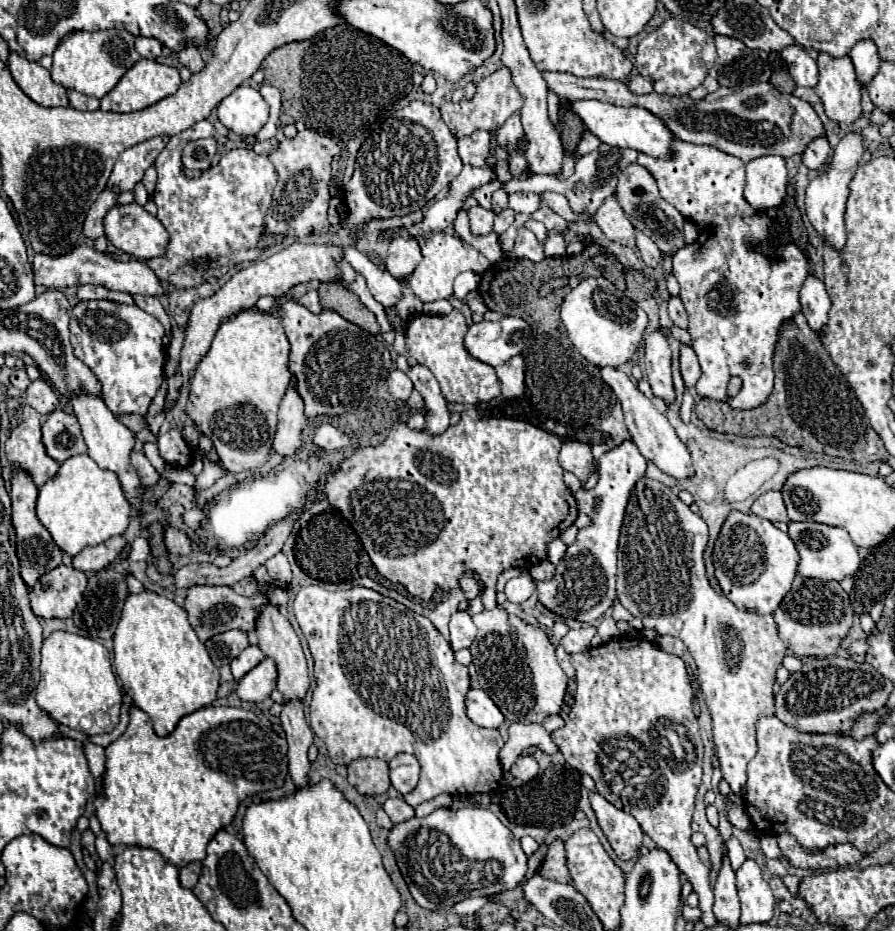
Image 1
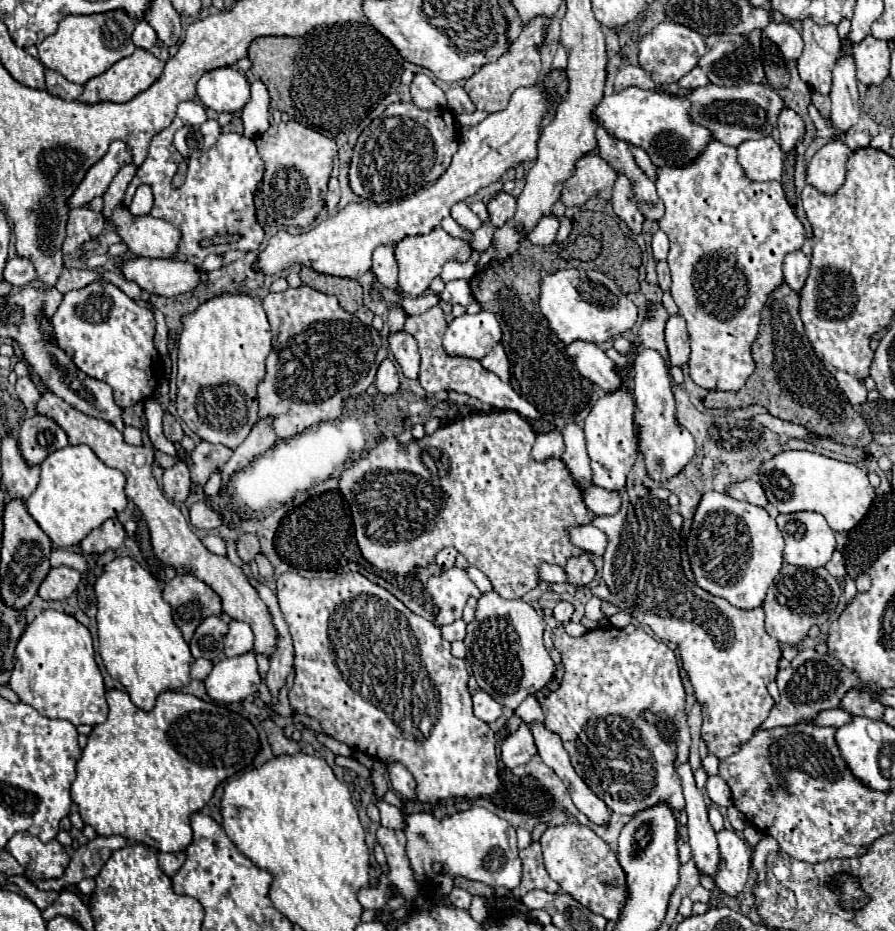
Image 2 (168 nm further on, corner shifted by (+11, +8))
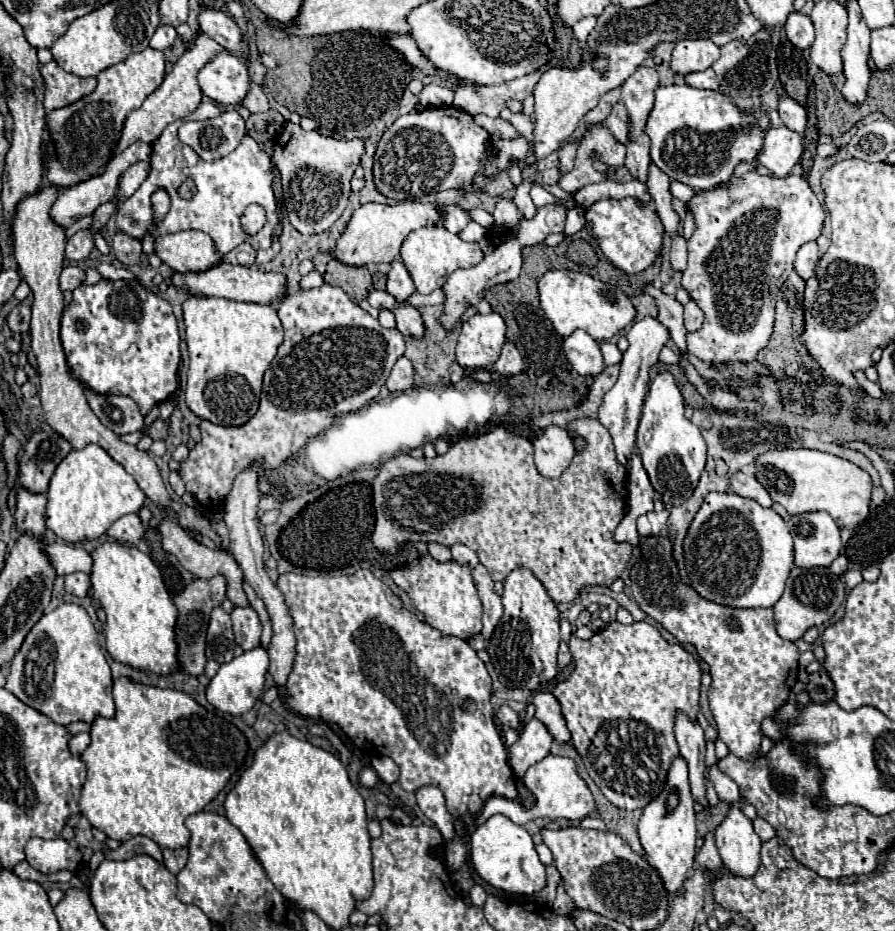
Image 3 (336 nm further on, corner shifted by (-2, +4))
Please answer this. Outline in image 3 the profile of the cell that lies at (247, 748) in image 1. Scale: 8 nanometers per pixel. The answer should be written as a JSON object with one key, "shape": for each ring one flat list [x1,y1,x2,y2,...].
{"shape":[[120,677,114,681,114,703,116,703,116,717,114,719,102,719,102,717,96,717,94,723,92,723,92,731,90,731,90,745,88,749,80,755,84,761,86,761,86,783,82,787,82,795,80,795,80,809,82,809,82,815,92,823,92,827,104,831,110,839,116,839,116,841,128,841,136,835,144,835,144,837,150,837,154,843,158,843,162,849,182,849,182,847,188,847,190,843,190,833,184,825,186,817,194,815,194,813,200,813,224,787,226,783,230,781,230,777,244,767,246,763,246,755,248,755,248,739,246,735,234,725,230,723,228,719,224,719,222,715,218,713,212,713,208,711,206,707,202,707,194,697,182,693,182,691,176,691,176,689,158,689,158,687,144,687,144,685,138,685,138,683,132,683,130,679,126,677]]}

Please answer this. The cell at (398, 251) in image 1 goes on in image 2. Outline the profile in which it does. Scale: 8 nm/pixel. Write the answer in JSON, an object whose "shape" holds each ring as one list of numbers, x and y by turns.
{"shape":[[381,245,375,249,371,269,383,287,397,291,397,261,391,245]]}

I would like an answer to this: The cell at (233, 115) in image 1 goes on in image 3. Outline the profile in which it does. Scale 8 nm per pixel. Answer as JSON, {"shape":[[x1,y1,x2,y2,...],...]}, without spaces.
{"shape":[[224,51,200,69,198,83,206,97,218,105,228,107,240,105,246,99,250,89,250,75,248,67,238,57]]}

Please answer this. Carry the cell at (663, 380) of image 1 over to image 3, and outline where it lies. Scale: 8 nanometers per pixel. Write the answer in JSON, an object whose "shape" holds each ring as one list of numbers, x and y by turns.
{"shape":[[670,373,656,375,648,389,648,397,644,399,636,445,640,449,640,457,644,469,648,471,650,483,656,489,656,493,660,493,662,503,666,507,676,507,692,495,700,479,700,473,706,465,706,441,700,429,694,423,690,423,690,419,686,419,684,413,684,397,678,385,674,383,674,377]]}

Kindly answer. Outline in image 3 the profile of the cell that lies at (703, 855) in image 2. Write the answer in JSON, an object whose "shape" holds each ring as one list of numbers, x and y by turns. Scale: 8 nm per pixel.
{"shape":[[678,713,676,725,674,725,676,741,680,747,680,755,688,763,688,775,690,775,690,791,696,803,704,807,704,811,710,811,710,803,706,797,706,765,704,765,704,753,706,753,706,741,704,731,698,725,698,721,690,721,686,715]]}

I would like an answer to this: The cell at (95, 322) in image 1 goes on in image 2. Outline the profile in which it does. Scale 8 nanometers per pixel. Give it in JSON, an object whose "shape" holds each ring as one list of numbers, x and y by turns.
{"shape":[[93,281,83,289,67,291,51,325,57,345,85,375,109,383,119,407,133,407,155,393,163,367,153,341,153,313,139,307,113,283]]}

